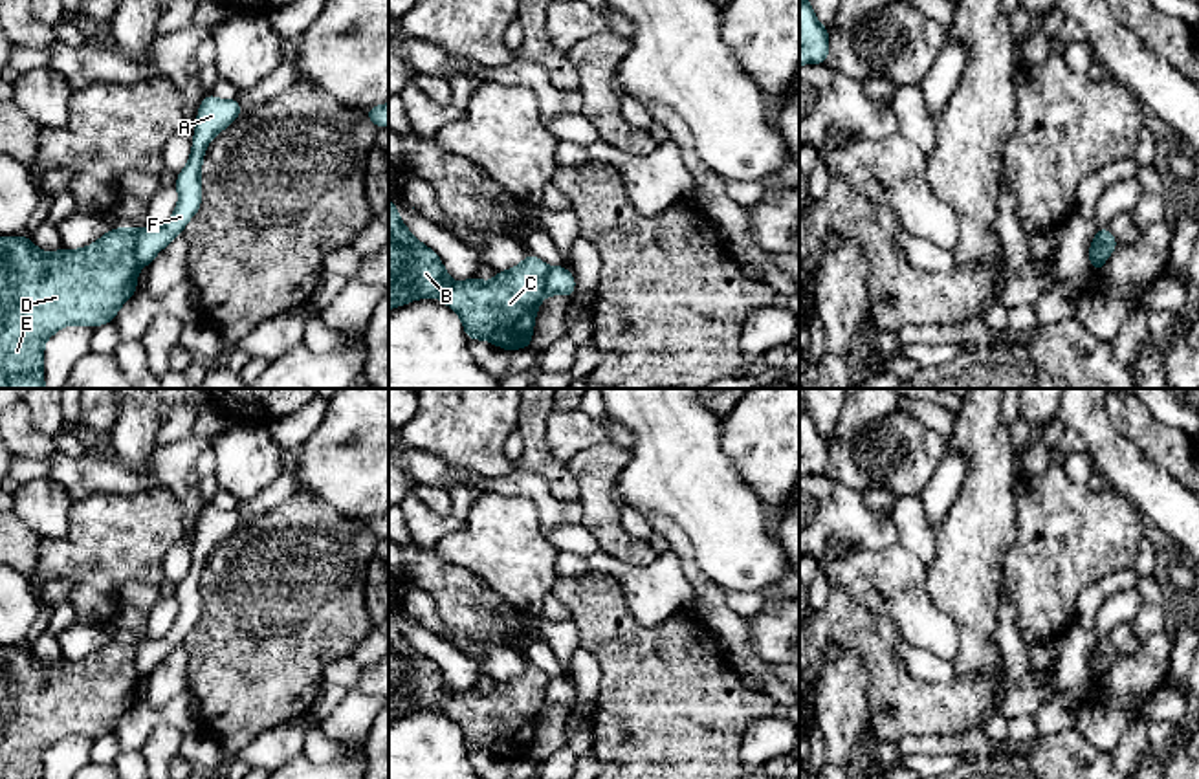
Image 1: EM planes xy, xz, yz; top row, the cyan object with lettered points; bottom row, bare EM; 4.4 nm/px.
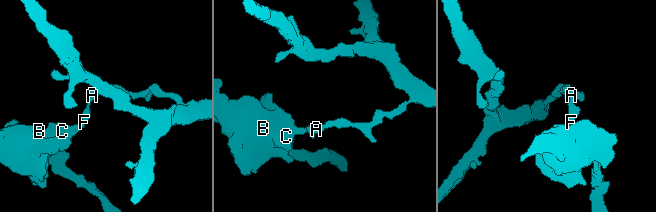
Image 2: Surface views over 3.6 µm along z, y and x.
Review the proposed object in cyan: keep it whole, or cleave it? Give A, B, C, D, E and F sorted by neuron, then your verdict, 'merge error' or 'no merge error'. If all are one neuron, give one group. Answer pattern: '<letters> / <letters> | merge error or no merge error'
A F / B C D E | merge error

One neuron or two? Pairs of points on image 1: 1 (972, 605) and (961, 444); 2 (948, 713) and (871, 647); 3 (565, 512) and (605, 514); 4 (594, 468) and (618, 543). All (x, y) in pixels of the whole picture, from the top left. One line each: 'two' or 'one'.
1: one
2: one
3: two
4: one

